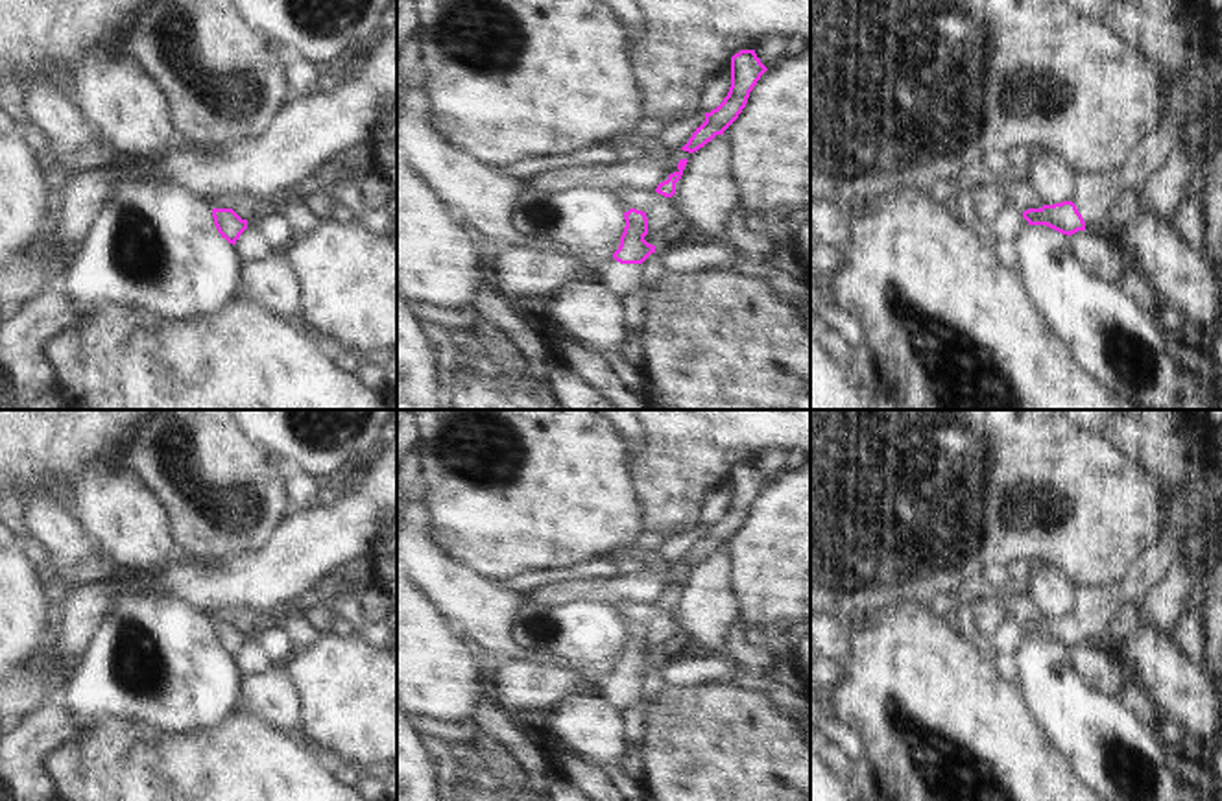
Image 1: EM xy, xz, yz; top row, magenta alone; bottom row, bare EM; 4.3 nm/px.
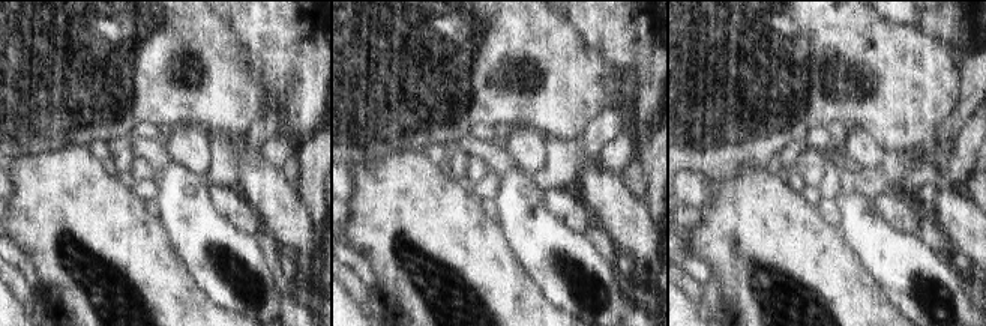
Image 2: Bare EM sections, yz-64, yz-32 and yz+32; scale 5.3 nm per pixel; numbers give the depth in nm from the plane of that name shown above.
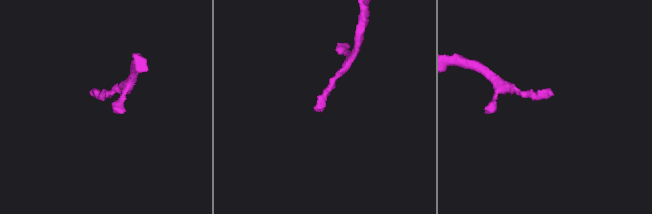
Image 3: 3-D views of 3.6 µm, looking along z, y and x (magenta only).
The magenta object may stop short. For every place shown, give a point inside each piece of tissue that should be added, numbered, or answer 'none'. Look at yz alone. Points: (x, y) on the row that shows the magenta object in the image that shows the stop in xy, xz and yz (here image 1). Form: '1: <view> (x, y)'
1: yz (1097, 198)

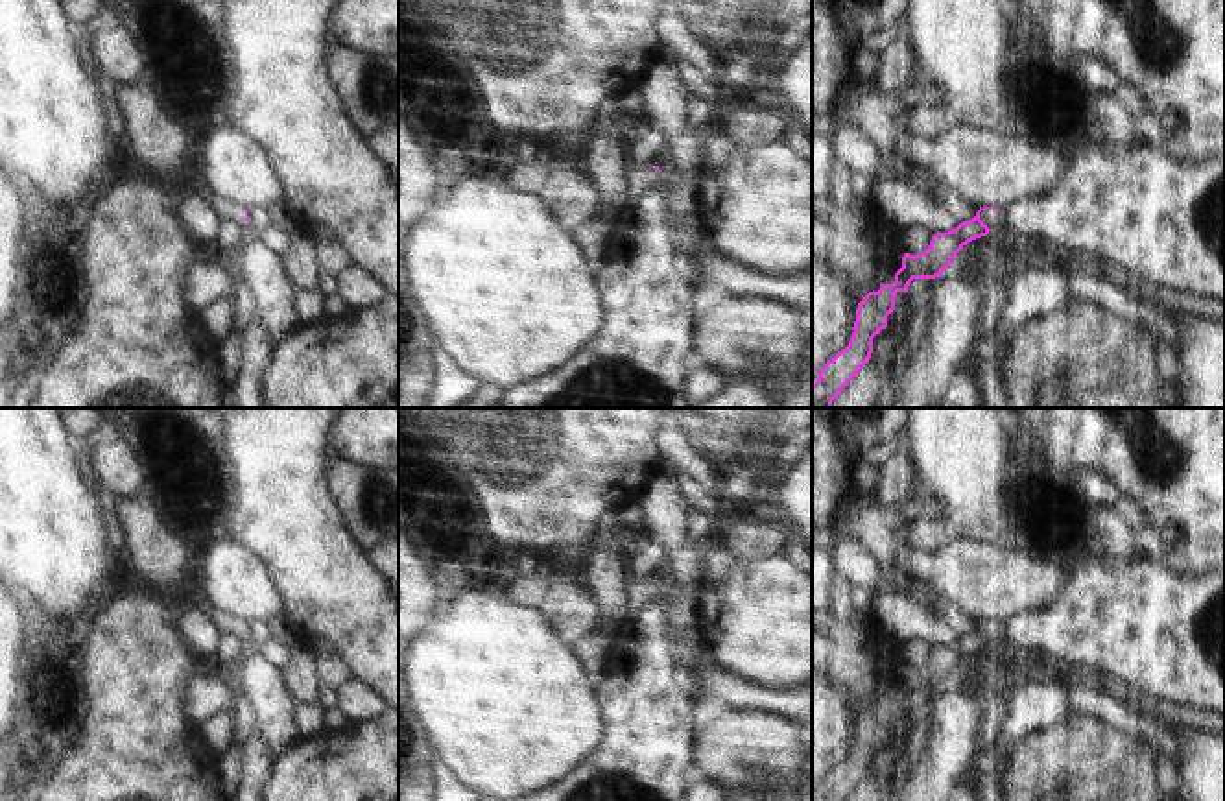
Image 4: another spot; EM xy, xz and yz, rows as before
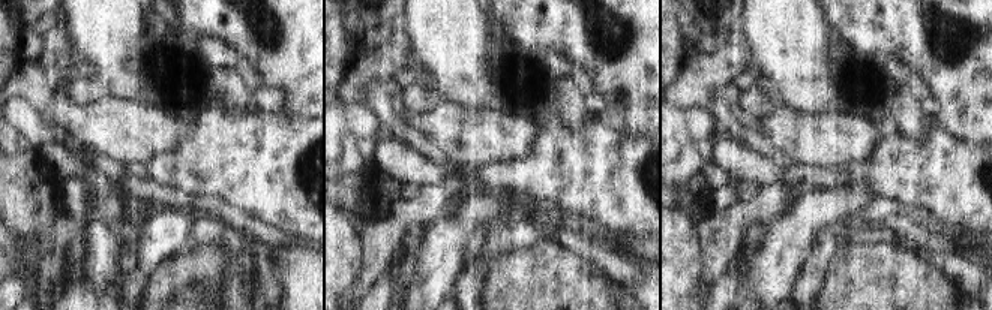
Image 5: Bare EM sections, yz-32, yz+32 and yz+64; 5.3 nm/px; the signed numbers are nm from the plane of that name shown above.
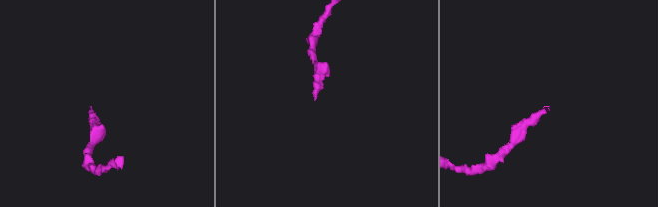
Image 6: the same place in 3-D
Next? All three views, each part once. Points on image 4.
1: yz (991, 218)

